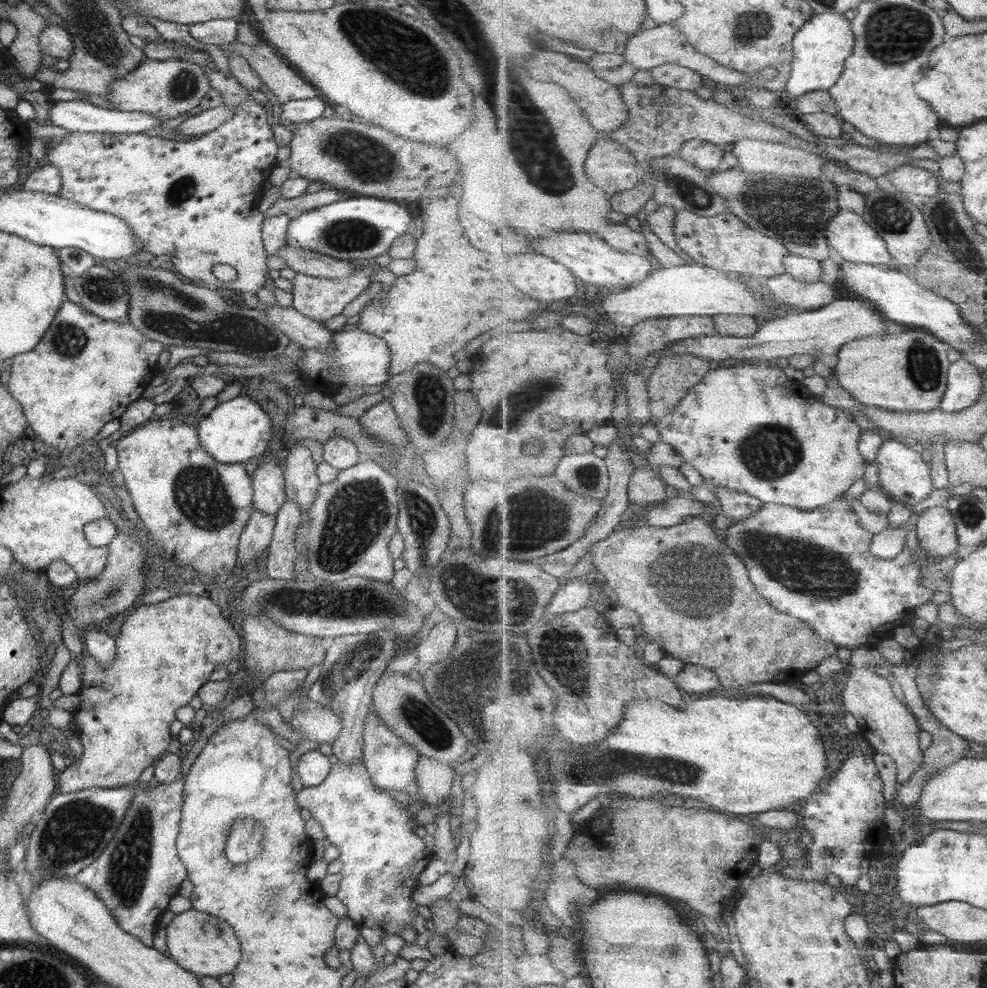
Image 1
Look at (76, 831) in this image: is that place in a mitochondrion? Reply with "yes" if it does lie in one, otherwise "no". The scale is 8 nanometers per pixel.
yes

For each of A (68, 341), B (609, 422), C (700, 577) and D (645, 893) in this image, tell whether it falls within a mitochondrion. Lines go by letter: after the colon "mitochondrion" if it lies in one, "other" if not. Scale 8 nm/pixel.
A: mitochondrion
B: other
C: mitochondrion
D: other

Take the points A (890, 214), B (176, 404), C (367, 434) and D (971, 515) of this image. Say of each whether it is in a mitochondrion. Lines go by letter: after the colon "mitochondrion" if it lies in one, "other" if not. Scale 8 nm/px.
A: mitochondrion
B: other
C: other
D: mitochondrion

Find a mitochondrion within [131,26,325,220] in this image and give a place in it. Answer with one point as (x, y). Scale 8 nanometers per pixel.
(183, 86)

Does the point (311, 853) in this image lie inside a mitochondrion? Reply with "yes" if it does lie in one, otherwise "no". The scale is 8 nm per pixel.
no

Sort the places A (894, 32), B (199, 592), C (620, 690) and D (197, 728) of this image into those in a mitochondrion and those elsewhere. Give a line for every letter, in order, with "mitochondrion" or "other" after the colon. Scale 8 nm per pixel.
A: mitochondrion
B: other
C: other
D: other

